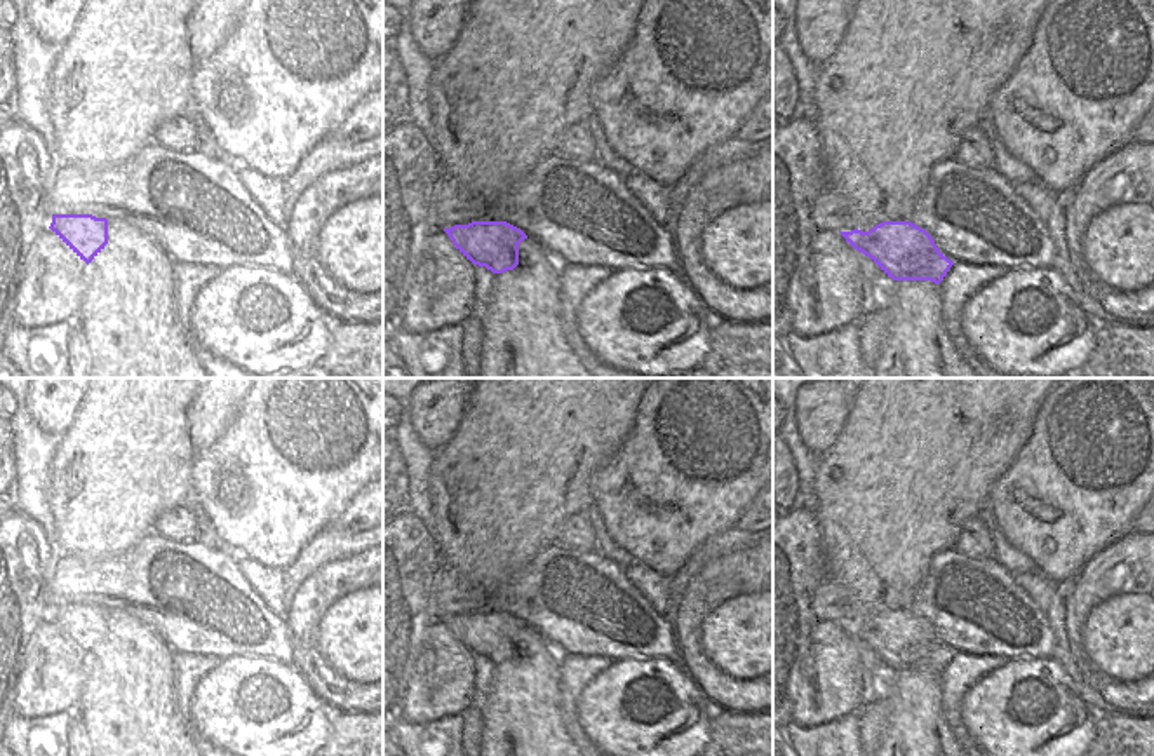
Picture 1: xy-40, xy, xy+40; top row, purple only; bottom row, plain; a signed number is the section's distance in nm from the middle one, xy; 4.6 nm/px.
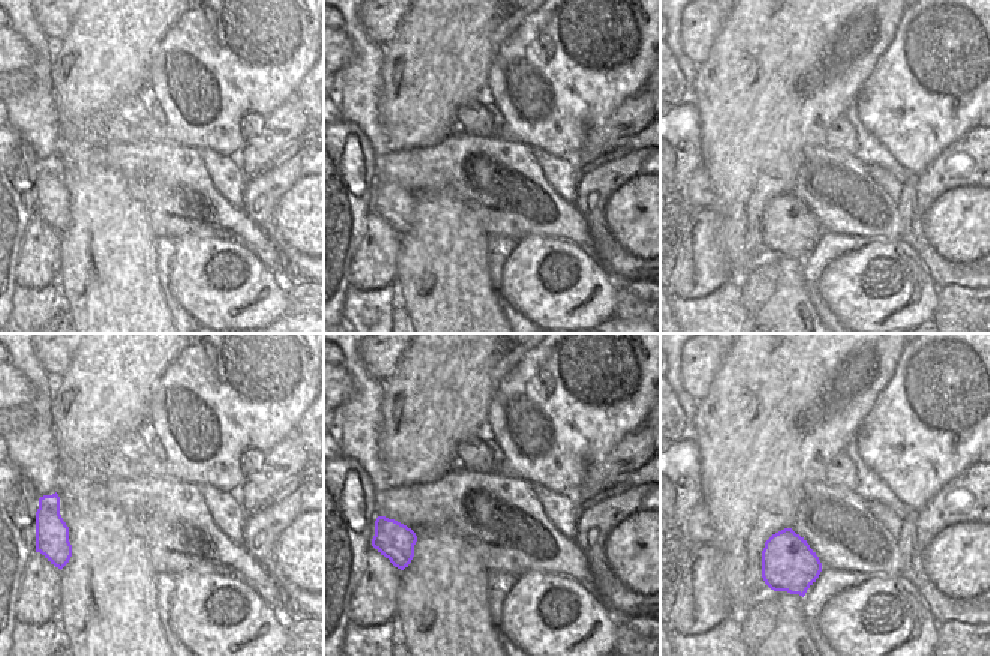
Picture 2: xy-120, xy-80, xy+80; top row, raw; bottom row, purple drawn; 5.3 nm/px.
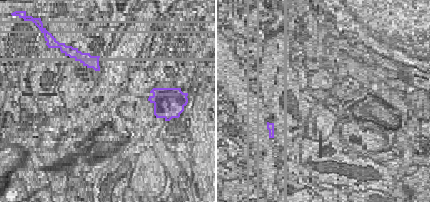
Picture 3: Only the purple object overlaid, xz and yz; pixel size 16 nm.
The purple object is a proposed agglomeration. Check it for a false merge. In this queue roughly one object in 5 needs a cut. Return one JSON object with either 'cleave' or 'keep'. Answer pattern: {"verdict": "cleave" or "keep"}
{"verdict": "keep"}

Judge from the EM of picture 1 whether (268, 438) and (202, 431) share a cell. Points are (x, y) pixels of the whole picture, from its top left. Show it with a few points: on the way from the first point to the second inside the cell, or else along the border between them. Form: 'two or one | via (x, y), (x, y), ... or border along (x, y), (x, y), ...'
two | border along (244, 398), (230, 425), (194, 462)

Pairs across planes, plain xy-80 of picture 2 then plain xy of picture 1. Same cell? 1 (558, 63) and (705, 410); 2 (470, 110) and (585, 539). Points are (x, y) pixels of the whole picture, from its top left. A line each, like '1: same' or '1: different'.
1: same
2: same

